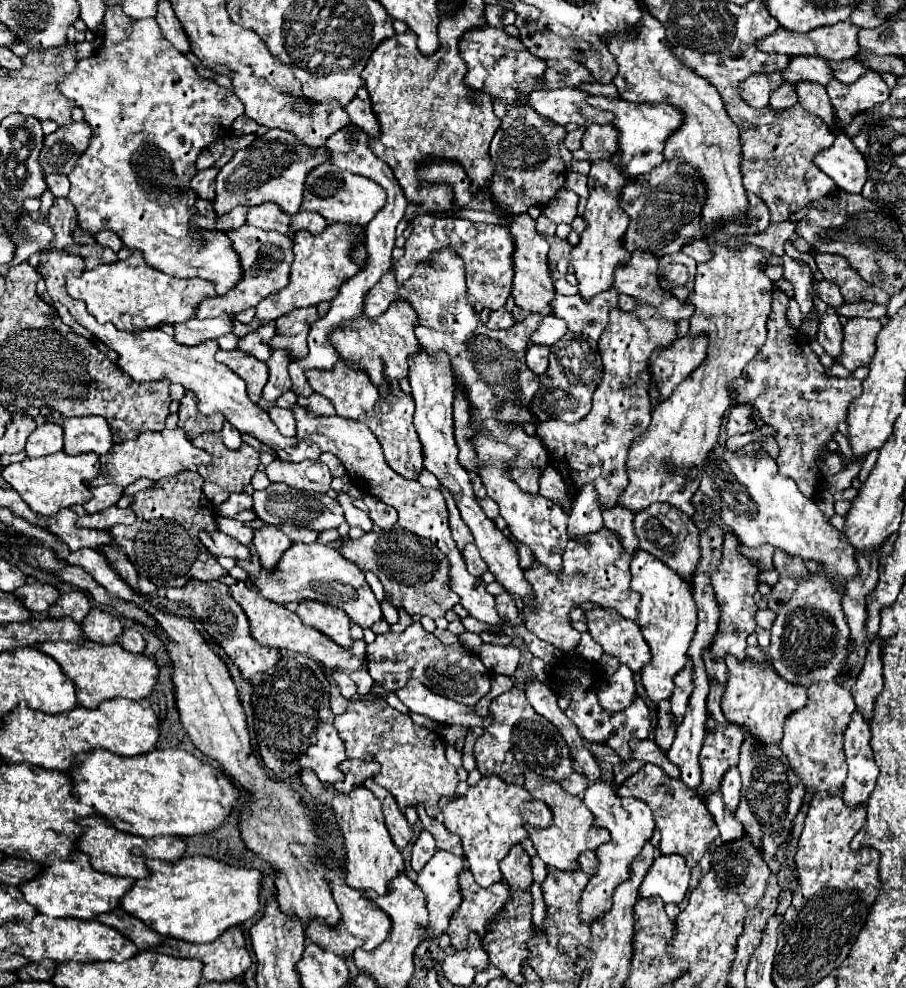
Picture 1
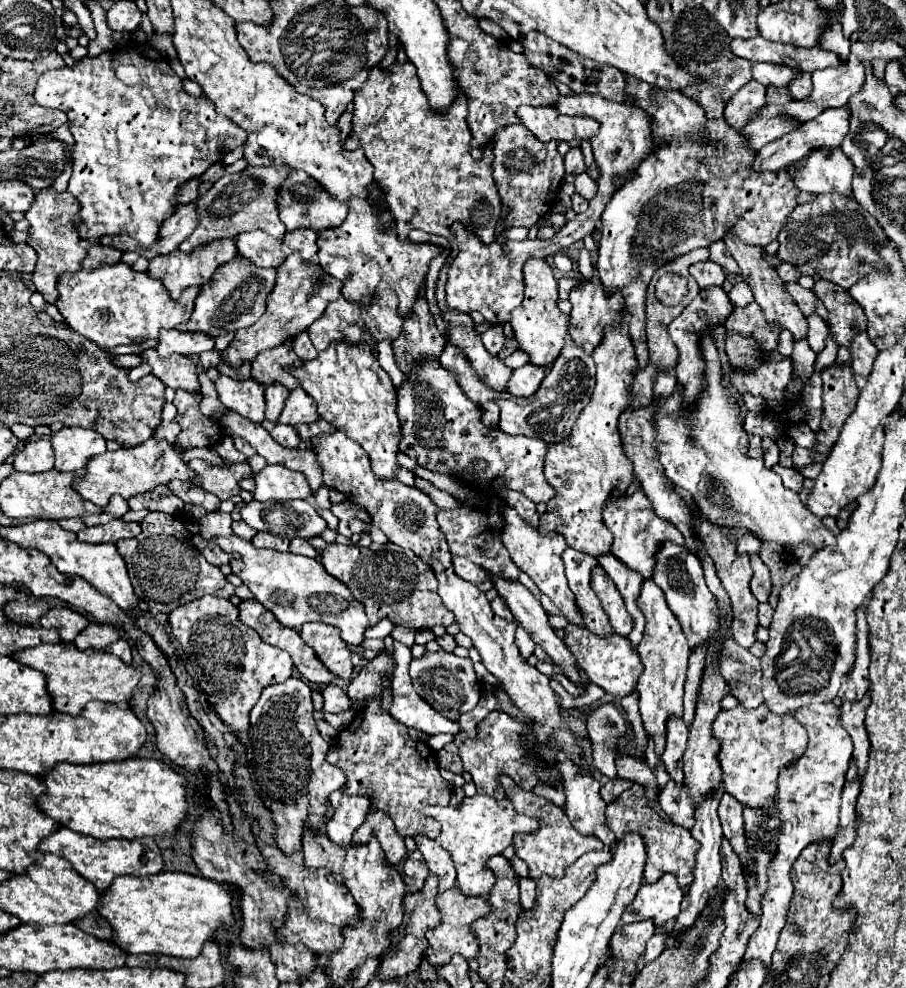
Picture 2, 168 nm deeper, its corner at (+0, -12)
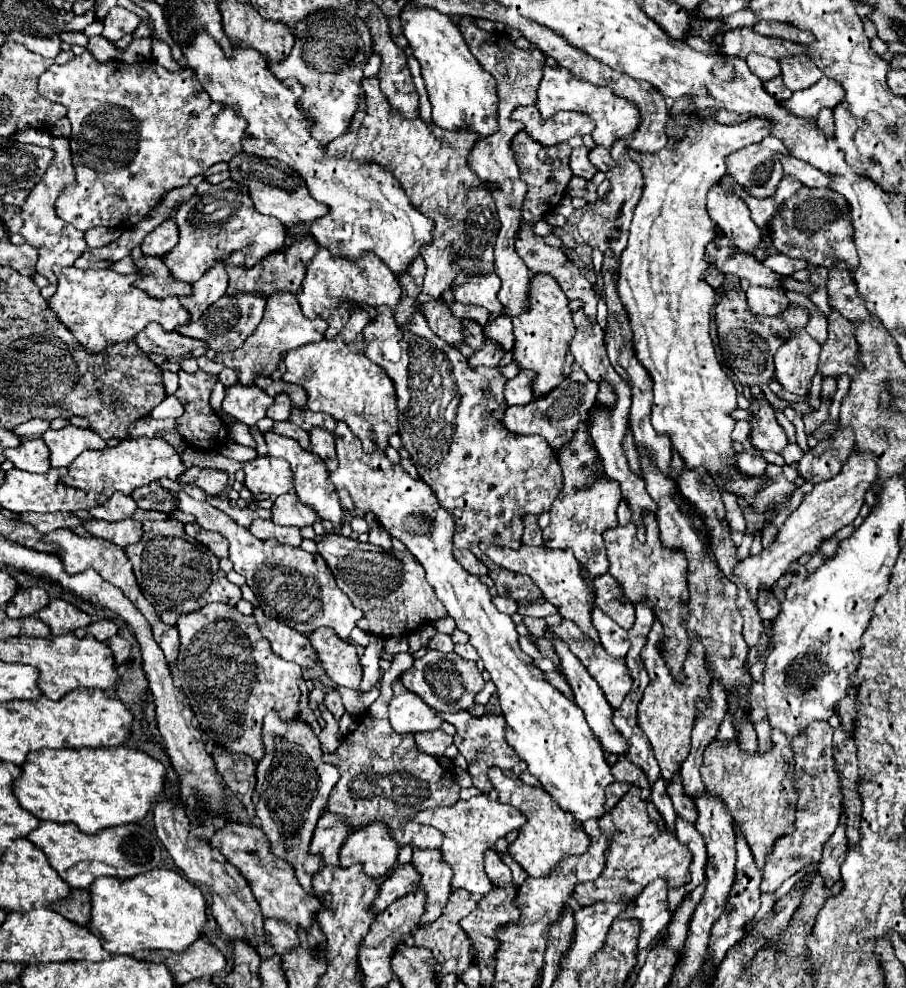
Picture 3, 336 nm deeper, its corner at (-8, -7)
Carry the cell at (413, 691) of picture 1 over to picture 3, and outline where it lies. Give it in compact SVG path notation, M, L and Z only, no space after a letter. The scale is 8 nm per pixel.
M401 681L393 683L393 697L389 703L389 721L397 733L423 733L441 727L437 711L427 707L415 693L409 693Z

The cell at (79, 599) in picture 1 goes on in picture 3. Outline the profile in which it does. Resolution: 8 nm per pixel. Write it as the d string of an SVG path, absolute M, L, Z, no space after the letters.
M51 599L49 605L37 613L37 617L51 629L51 635L63 635L93 623L87 613L63 599Z

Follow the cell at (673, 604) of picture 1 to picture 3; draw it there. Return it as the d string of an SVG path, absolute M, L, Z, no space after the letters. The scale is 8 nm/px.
M655 623L651 633L649 633L647 645L643 647L643 653L641 653L645 669L649 673L649 685L643 693L643 699L639 701L637 723L639 723L641 731L647 735L651 747L653 747L655 759L661 767L663 781L669 785L671 779L677 775L681 763L685 761L689 749L691 749L691 731L693 731L693 723L695 723L695 701L707 699L711 679L709 679L709 675L705 671L705 665L703 665L703 647L697 643L695 645L697 651L691 657L687 657L687 661L685 661L685 667L683 667L685 669L685 679L677 683L673 679L671 671L667 669L667 665L663 661L663 655L659 651L661 639L663 639L661 625Z

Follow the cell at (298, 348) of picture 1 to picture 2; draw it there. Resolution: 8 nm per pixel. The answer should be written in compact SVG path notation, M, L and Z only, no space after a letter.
M293 340L283 342L283 346L275 346L271 350L263 350L263 354L257 354L255 362L251 364L251 374L261 384L281 382L285 388L293 390L299 386L295 378L285 370L287 366L301 366L303 360L293 352Z

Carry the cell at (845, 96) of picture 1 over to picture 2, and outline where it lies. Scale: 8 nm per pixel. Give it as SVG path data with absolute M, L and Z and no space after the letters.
M847 106L843 108L831 108L831 110L823 110L823 114L819 114L819 118L813 118L811 122L805 122L803 128L793 130L781 138L777 138L775 142L769 142L767 146L763 146L757 154L757 160L753 164L755 170L765 172L765 170L779 170L789 166L791 162L797 162L799 158L803 158L809 150L819 148L819 146L839 146L839 142L843 142L843 138L849 132L849 118L851 118L851 110L847 110Z

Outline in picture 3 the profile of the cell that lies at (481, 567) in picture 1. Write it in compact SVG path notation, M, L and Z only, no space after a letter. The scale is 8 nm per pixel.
M453 549L455 559L461 563L463 569L467 569L471 575L487 575L487 567L469 551L469 549Z

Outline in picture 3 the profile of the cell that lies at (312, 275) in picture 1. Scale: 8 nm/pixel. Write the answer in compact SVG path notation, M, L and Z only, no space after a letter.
M275 293L275 297L267 299L263 319L257 325L255 333L243 343L243 347L239 347L231 353L225 353L225 355L217 353L215 361L233 369L237 373L241 385L253 385L255 377L259 377L259 375L269 377L279 367L279 361L287 351L303 347L307 343L321 341L325 337L325 329L327 329L327 321L323 321L319 317L315 321L311 321L301 313L295 293Z

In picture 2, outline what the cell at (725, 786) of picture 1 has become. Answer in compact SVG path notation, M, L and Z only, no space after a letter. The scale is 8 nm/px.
M725 792L721 798L721 804L719 804L719 818L721 818L723 834L731 842L733 850L739 854L741 864L751 870L753 862L751 862L751 858L747 854L747 846L745 846L745 830L743 830L741 812L743 812L743 806L739 806L739 802L735 802L735 798Z

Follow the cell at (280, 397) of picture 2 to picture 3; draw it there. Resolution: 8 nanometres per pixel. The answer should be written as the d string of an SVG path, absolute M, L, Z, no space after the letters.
M279 395L279 397L275 397L275 401L271 403L271 407L267 409L267 417L273 419L273 421L287 421L291 409L293 409L291 401L289 401L285 395Z

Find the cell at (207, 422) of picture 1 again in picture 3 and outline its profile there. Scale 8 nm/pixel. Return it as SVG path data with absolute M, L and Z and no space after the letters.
M201 369L195 373L179 371L179 389L175 391L175 397L183 403L185 413L175 421L175 427L177 427L179 435L187 441L187 445L197 451L219 451L227 441L227 429L209 405L209 395L211 395L215 383L217 383L217 377L201 371Z

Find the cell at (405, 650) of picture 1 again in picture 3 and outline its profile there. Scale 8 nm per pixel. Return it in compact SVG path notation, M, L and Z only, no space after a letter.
M427 651L421 659L413 663L411 669L407 669L401 675L401 683L415 695L419 695L431 709L435 711L465 711L473 705L475 695L483 689L483 677L473 661L467 661L455 653L441 653L441 651Z

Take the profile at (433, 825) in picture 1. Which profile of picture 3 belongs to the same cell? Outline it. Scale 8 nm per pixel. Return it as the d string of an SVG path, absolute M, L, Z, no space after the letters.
M415 849L411 865L415 867L415 871L419 871L421 875L419 889L427 897L427 909L423 913L423 919L417 925L417 927L423 927L441 915L441 909L447 903L451 893L449 883L453 873L451 873L451 867L447 867L441 861L439 851L429 851L429 849Z

